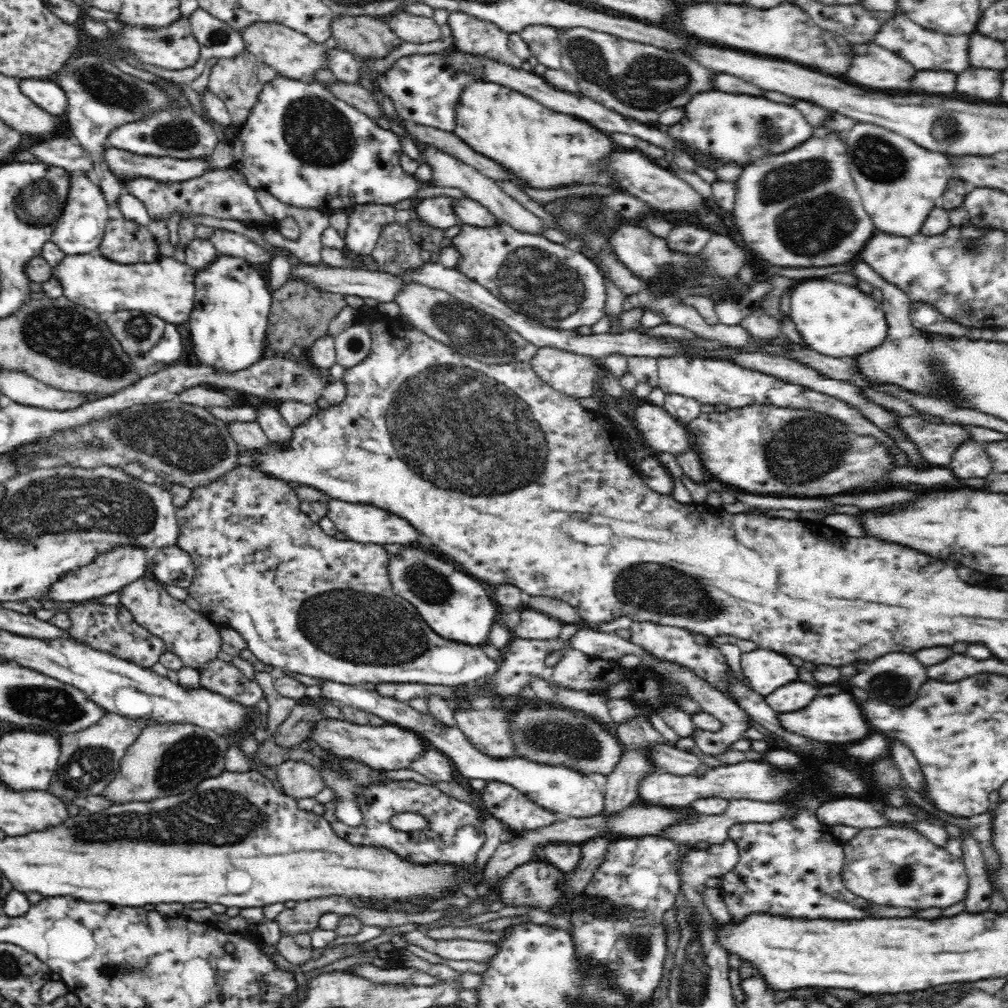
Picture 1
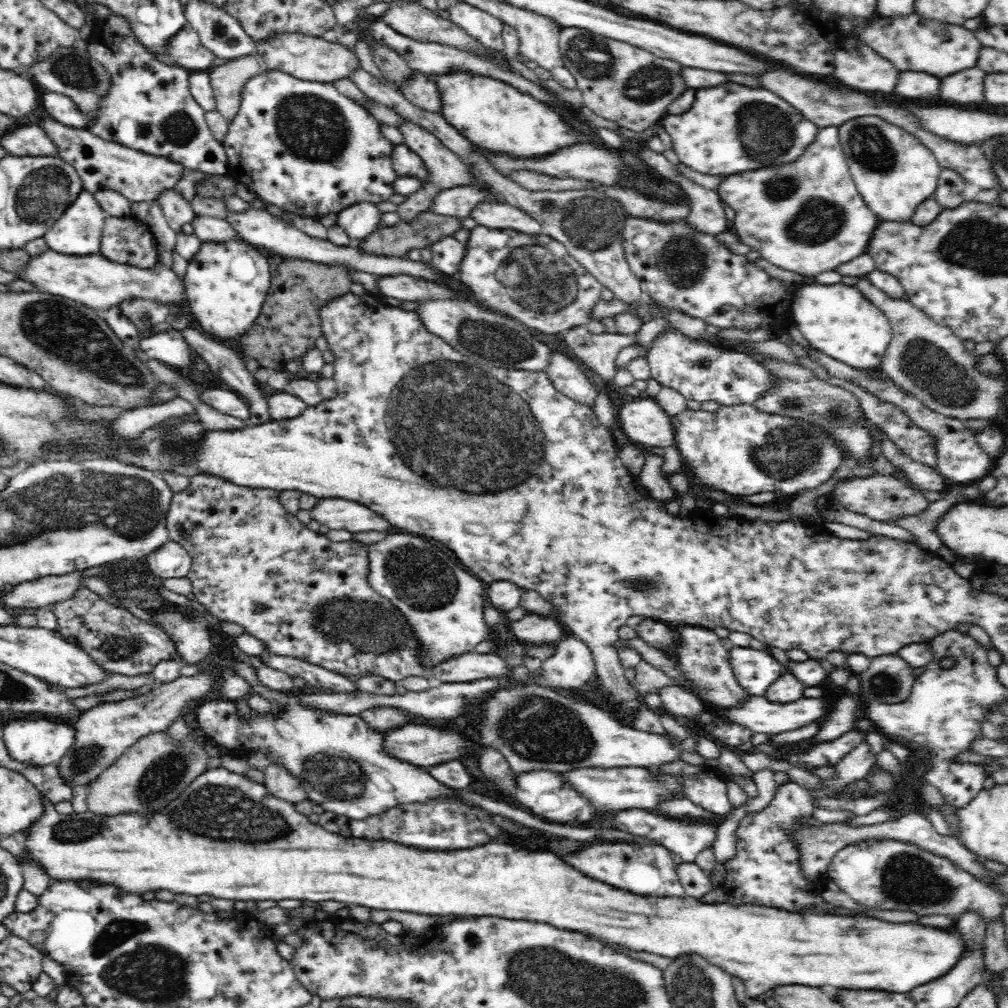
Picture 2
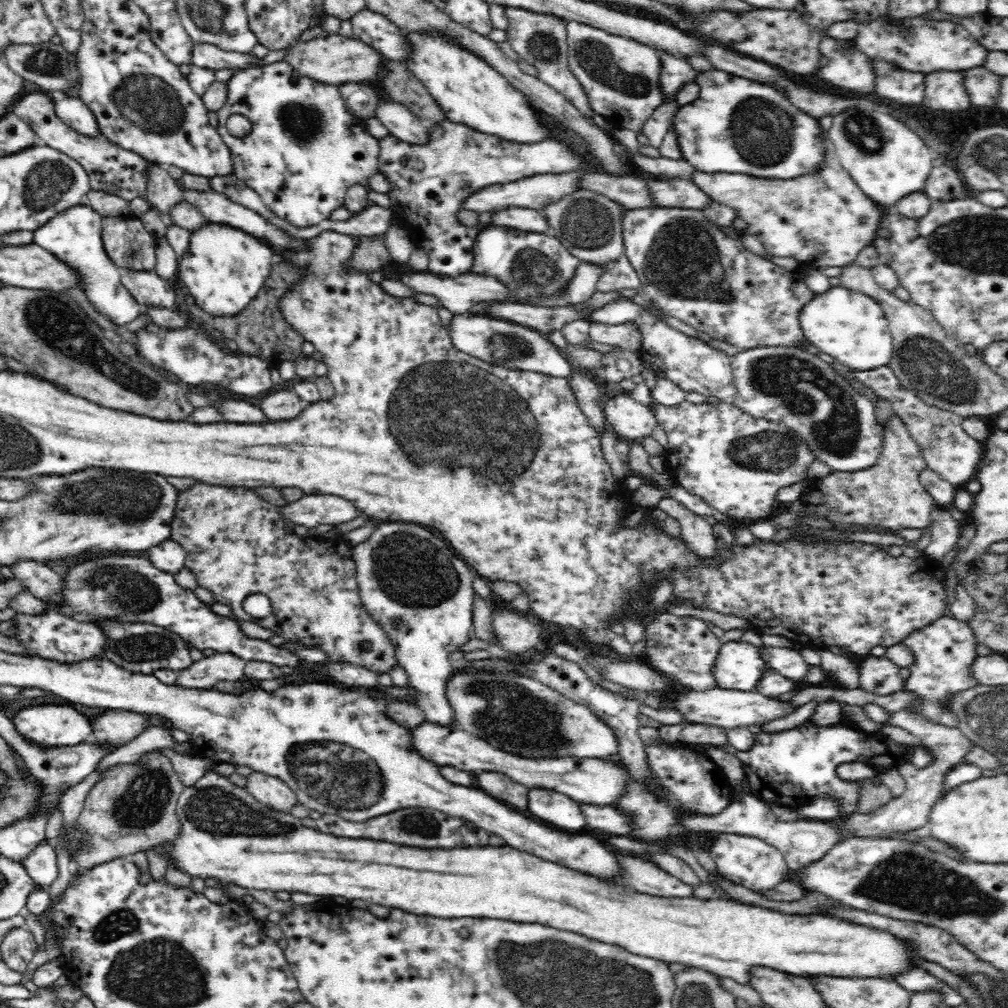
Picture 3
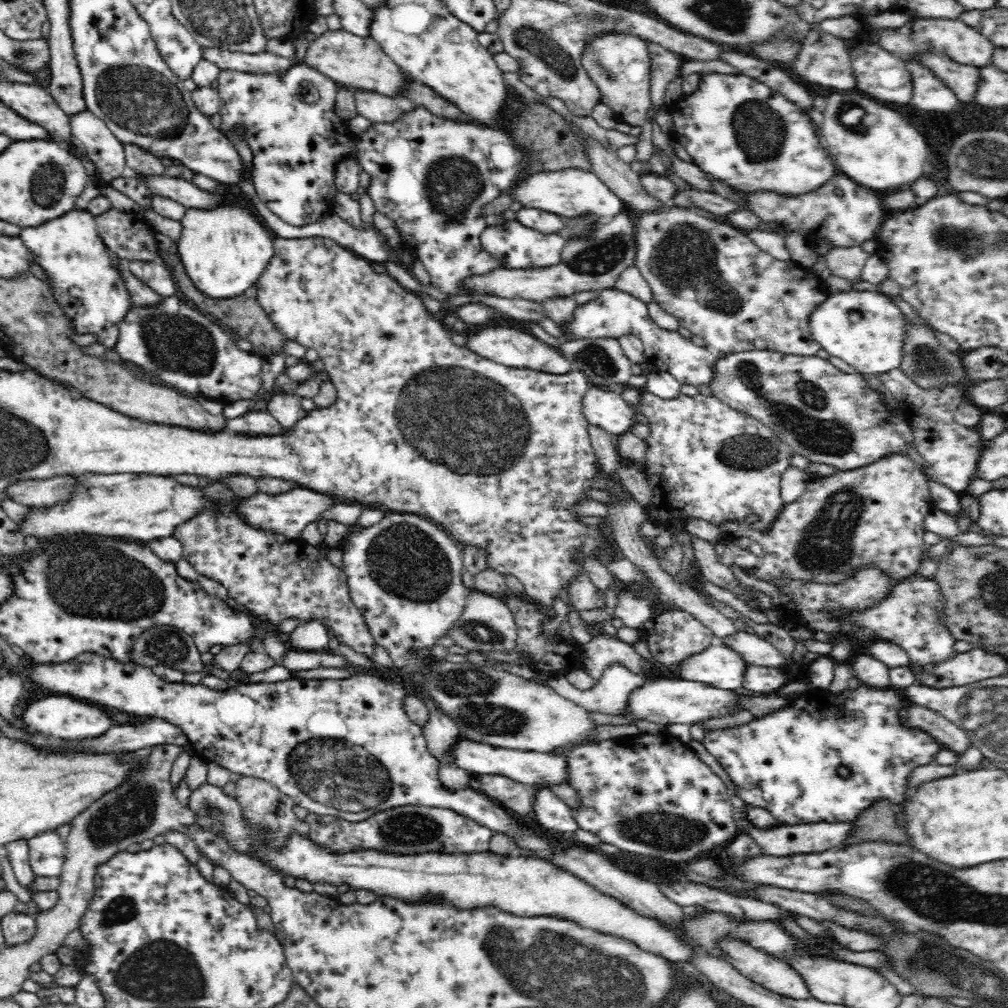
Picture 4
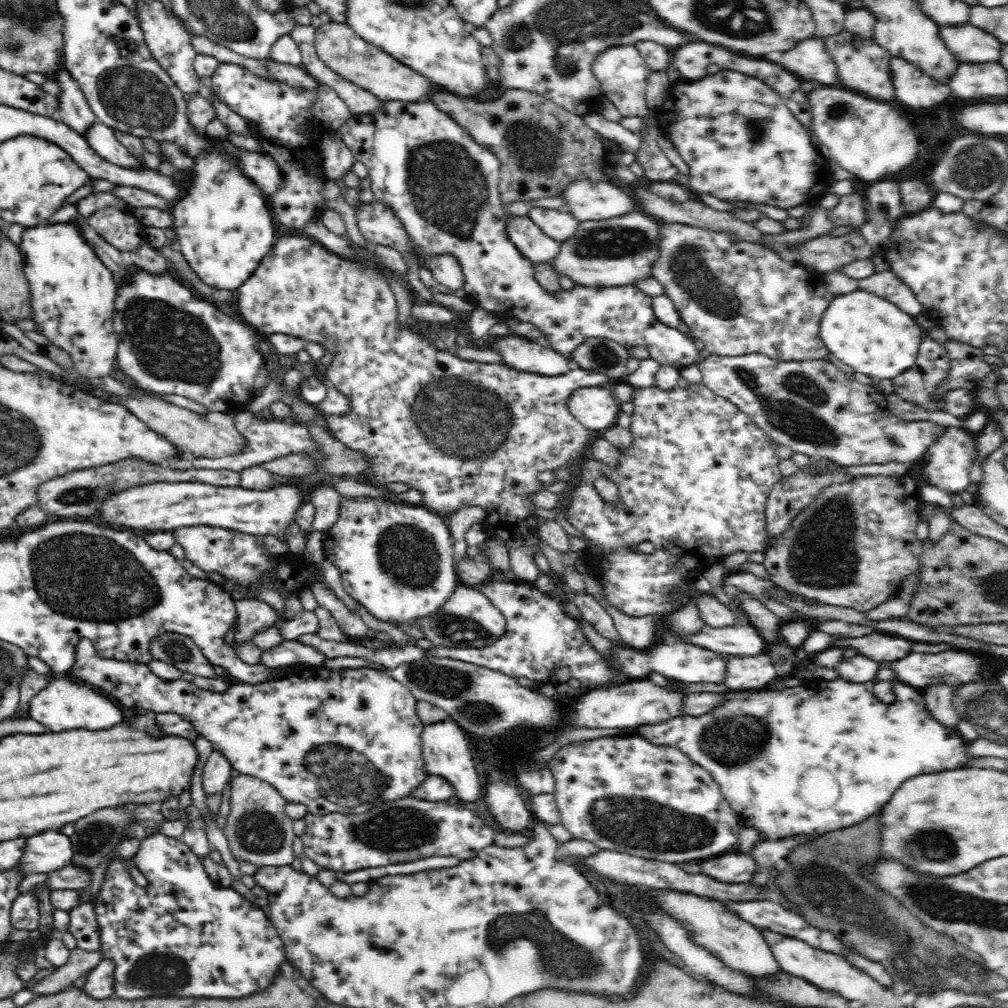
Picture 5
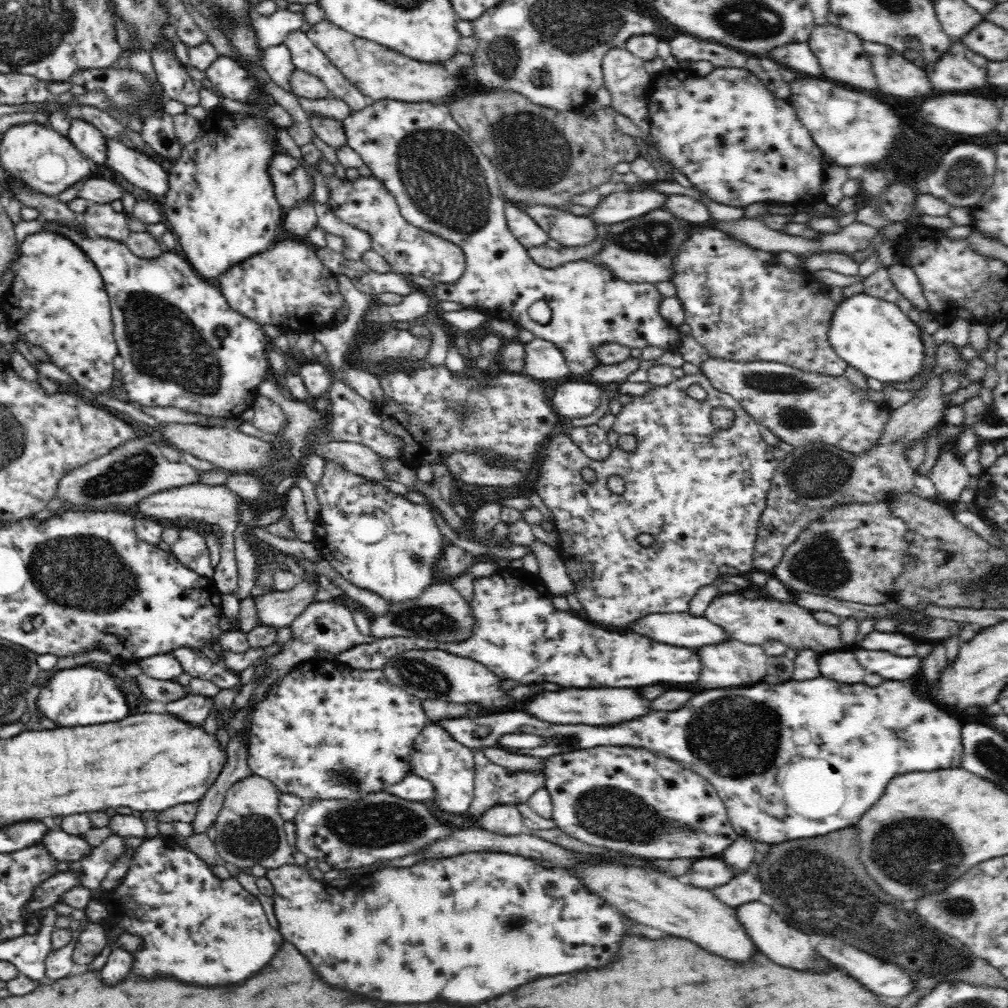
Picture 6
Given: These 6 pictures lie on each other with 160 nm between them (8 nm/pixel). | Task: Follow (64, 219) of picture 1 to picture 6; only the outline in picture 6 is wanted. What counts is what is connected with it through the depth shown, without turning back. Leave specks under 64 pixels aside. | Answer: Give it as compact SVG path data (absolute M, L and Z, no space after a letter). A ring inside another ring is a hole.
M44 230L24 238L13 272L15 278L12 286L4 294L2 313L5 320L20 334L24 334L28 342L44 348L51 362L76 380L79 390L110 392L116 374L112 362L118 356L118 349L113 333L109 294L105 289L102 274L92 262L92 258L88 257L74 240L54 230Z

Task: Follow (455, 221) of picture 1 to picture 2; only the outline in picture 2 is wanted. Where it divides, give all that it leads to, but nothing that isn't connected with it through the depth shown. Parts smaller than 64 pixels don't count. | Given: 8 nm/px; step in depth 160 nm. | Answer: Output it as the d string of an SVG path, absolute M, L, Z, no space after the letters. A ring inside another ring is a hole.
M482 185L457 186L440 191L429 210L436 215L464 219L478 202L486 201L486 191Z

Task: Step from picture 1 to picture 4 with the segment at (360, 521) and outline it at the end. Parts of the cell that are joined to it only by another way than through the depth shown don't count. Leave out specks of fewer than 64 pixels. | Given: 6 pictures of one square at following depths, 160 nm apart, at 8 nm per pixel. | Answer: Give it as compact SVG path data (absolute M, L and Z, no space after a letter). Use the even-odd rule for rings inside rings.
M296 487L293 491L269 495L263 492L245 498L239 506L240 517L248 521L248 525L260 530L280 532L287 539L296 539L308 524L318 522L324 512L328 512L336 504L335 500L324 493L304 487Z

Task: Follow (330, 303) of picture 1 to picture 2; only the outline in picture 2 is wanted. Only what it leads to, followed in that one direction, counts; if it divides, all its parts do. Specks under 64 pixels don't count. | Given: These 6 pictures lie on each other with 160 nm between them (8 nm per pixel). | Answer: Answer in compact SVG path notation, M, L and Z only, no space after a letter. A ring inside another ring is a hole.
M300 259L281 262L278 268L271 272L271 286L258 320L252 325L251 331L237 340L237 348L240 353L246 358L256 359L260 366L271 371L283 368L288 360L300 359L309 349L315 346L315 340L323 336L320 310L324 306L328 306L332 300L350 293L350 287L353 283L346 274L347 270L342 266L332 266Z

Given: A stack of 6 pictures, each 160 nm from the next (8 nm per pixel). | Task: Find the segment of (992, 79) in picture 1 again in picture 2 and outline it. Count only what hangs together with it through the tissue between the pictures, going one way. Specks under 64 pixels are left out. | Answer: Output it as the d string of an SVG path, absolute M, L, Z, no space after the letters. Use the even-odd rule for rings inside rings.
M968 68L960 74L950 74L942 78L942 98L954 104L982 102L985 98L984 78L986 72L980 68Z

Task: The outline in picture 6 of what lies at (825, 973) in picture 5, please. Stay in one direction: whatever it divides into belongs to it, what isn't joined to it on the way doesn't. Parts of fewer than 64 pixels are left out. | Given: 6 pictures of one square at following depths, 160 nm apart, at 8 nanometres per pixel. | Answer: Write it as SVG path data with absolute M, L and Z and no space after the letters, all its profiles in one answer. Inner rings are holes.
M760 901L748 902L744 906L738 906L736 914L738 920L742 922L742 926L746 928L746 932L750 934L750 938L754 940L754 944L776 964L786 966L786 968L796 968L796 970L808 970L808 972L824 972L830 970L830 962L822 956L818 956L814 952L814 948L808 944L808 936L800 930L790 928L786 922L782 922L782 918L766 904Z

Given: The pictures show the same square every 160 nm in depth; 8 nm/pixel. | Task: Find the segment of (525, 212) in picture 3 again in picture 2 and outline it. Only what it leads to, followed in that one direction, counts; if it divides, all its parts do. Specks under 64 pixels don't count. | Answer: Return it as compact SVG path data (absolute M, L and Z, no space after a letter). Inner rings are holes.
M478 202L470 210L469 217L474 219L476 224L489 229L514 229L530 235L541 234L542 230L540 223L534 217L504 202L500 204Z

